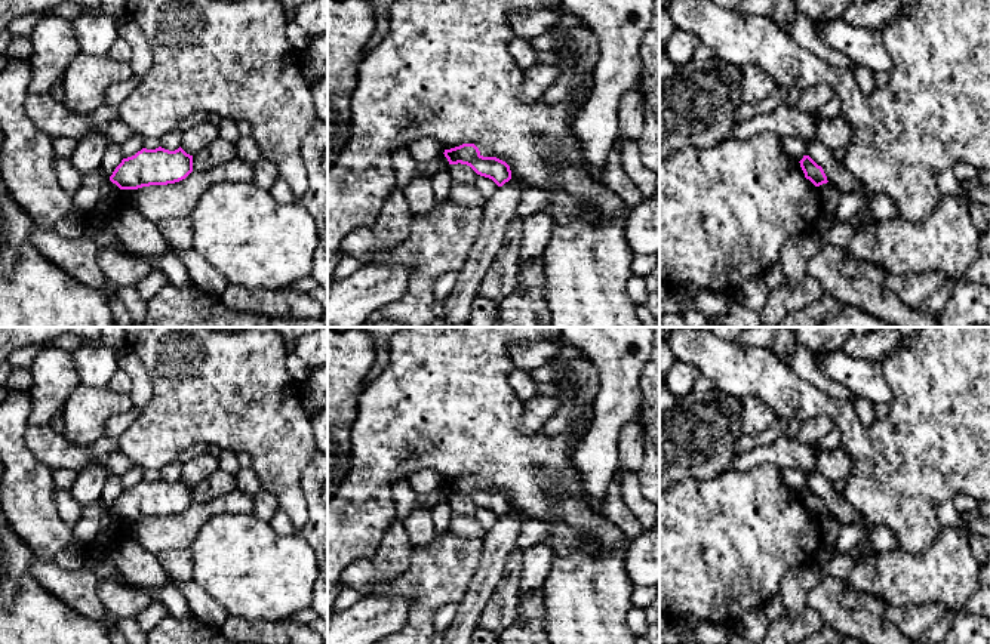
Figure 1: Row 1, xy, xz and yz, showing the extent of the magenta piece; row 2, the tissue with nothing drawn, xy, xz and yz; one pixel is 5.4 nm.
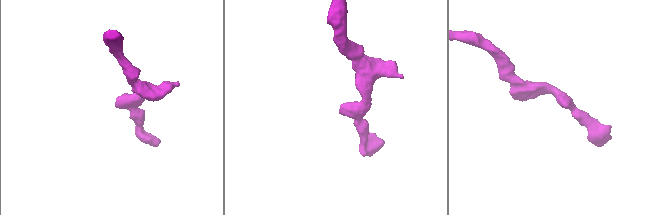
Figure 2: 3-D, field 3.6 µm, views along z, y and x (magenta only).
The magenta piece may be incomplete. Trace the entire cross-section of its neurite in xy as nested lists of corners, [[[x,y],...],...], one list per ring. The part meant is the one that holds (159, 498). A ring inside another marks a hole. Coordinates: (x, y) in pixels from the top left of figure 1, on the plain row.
[[[162,478],[142,480],[123,490],[110,512],[120,521],[138,521],[150,517],[167,517],[185,511],[193,503],[193,487],[181,478],[175,483]]]

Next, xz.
[[[462,475],[459,478],[445,481],[449,496],[467,496],[477,506],[492,511],[502,518],[511,511],[510,497],[496,489],[483,489],[474,475]]]

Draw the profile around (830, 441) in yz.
[[[831,429],[815,447],[817,452],[831,450],[839,446],[840,434],[837,429]]]

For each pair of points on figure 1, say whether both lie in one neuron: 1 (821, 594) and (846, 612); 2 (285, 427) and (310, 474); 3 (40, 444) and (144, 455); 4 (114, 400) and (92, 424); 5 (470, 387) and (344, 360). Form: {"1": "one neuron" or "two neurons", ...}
{"1": "one neuron", "2": "two neurons", "3": "two neurons", "4": "one neuron", "5": "two neurons"}

